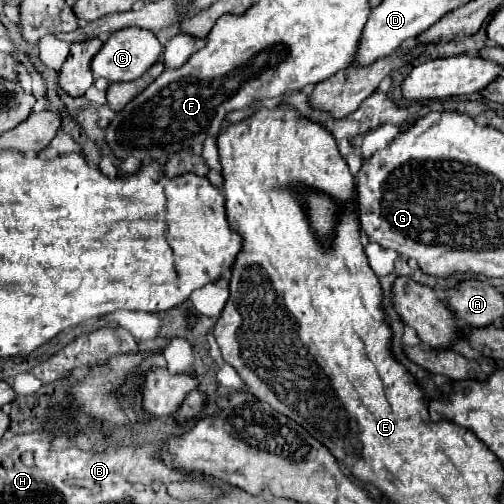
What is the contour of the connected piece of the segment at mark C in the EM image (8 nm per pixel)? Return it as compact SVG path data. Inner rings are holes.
M127 27L125 31L115 31L101 51L93 57L91 69L95 77L105 77L109 83L119 83L119 81L133 81L139 79L149 67L153 67L159 57L161 57L161 43L157 41L155 33L149 29L141 27Z

